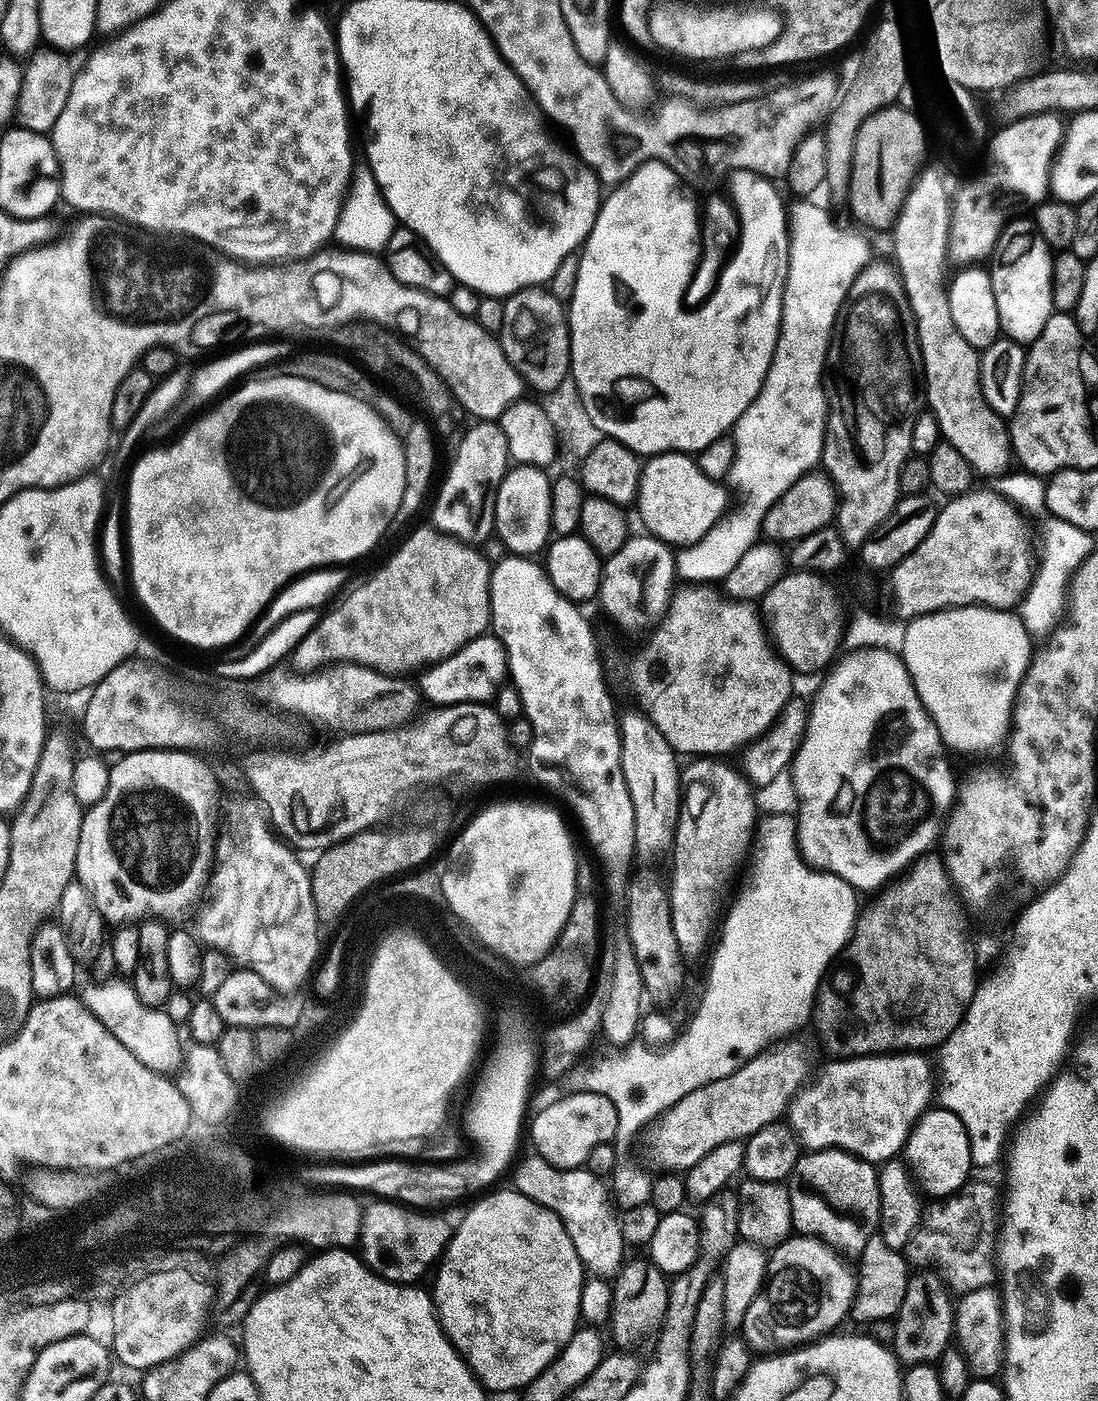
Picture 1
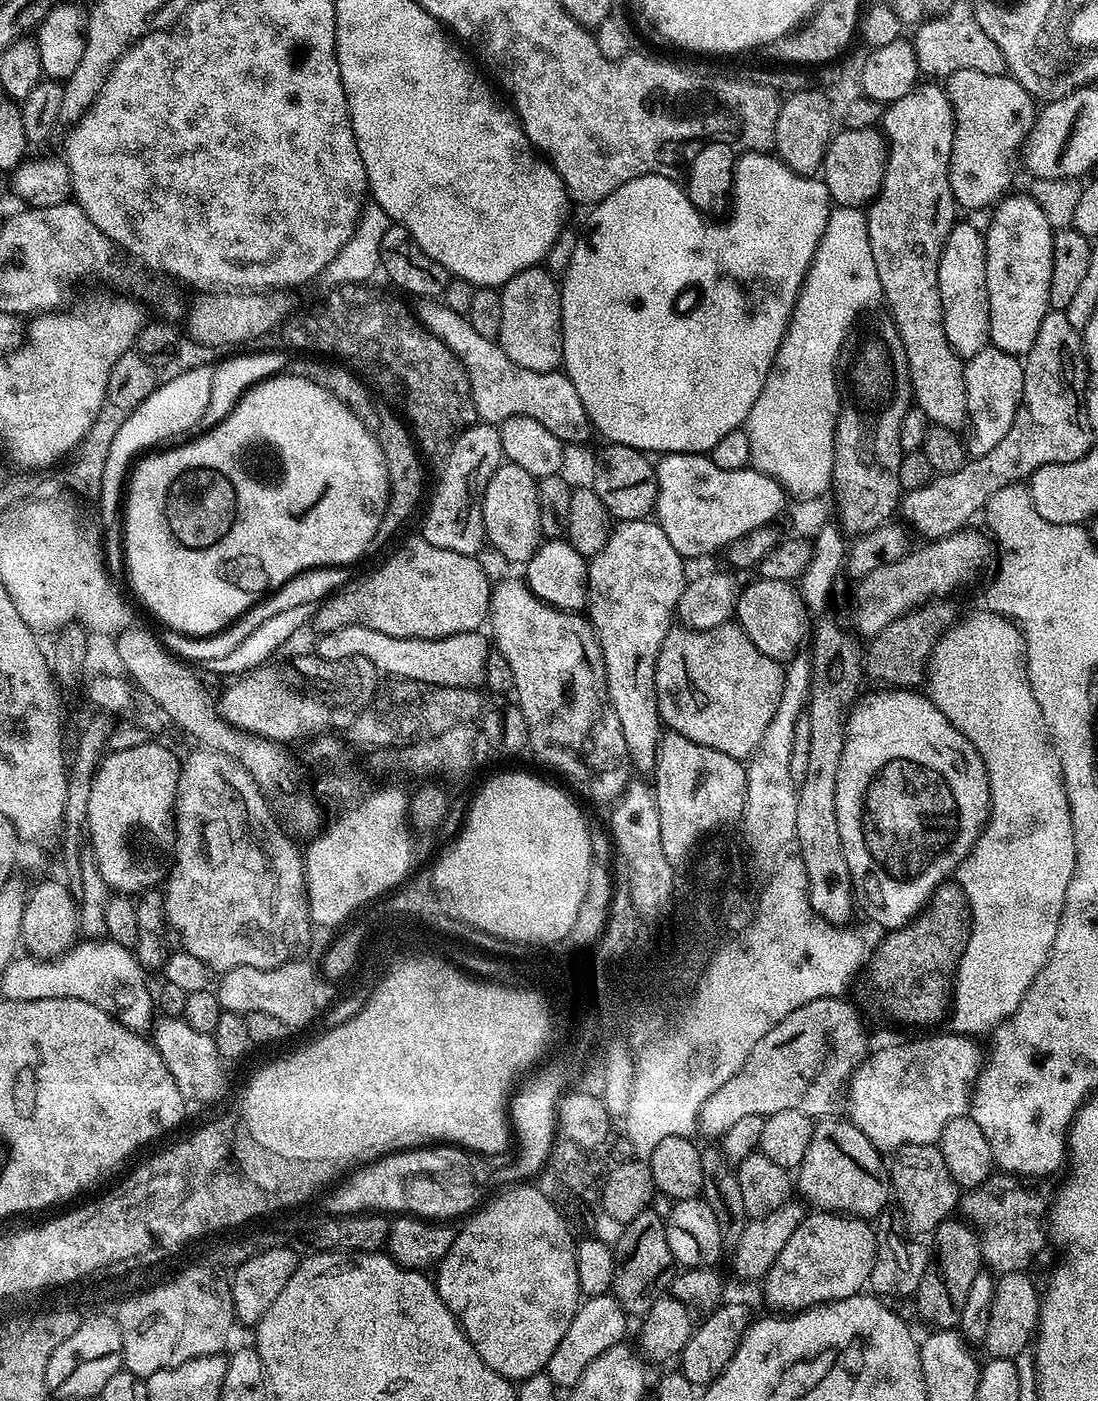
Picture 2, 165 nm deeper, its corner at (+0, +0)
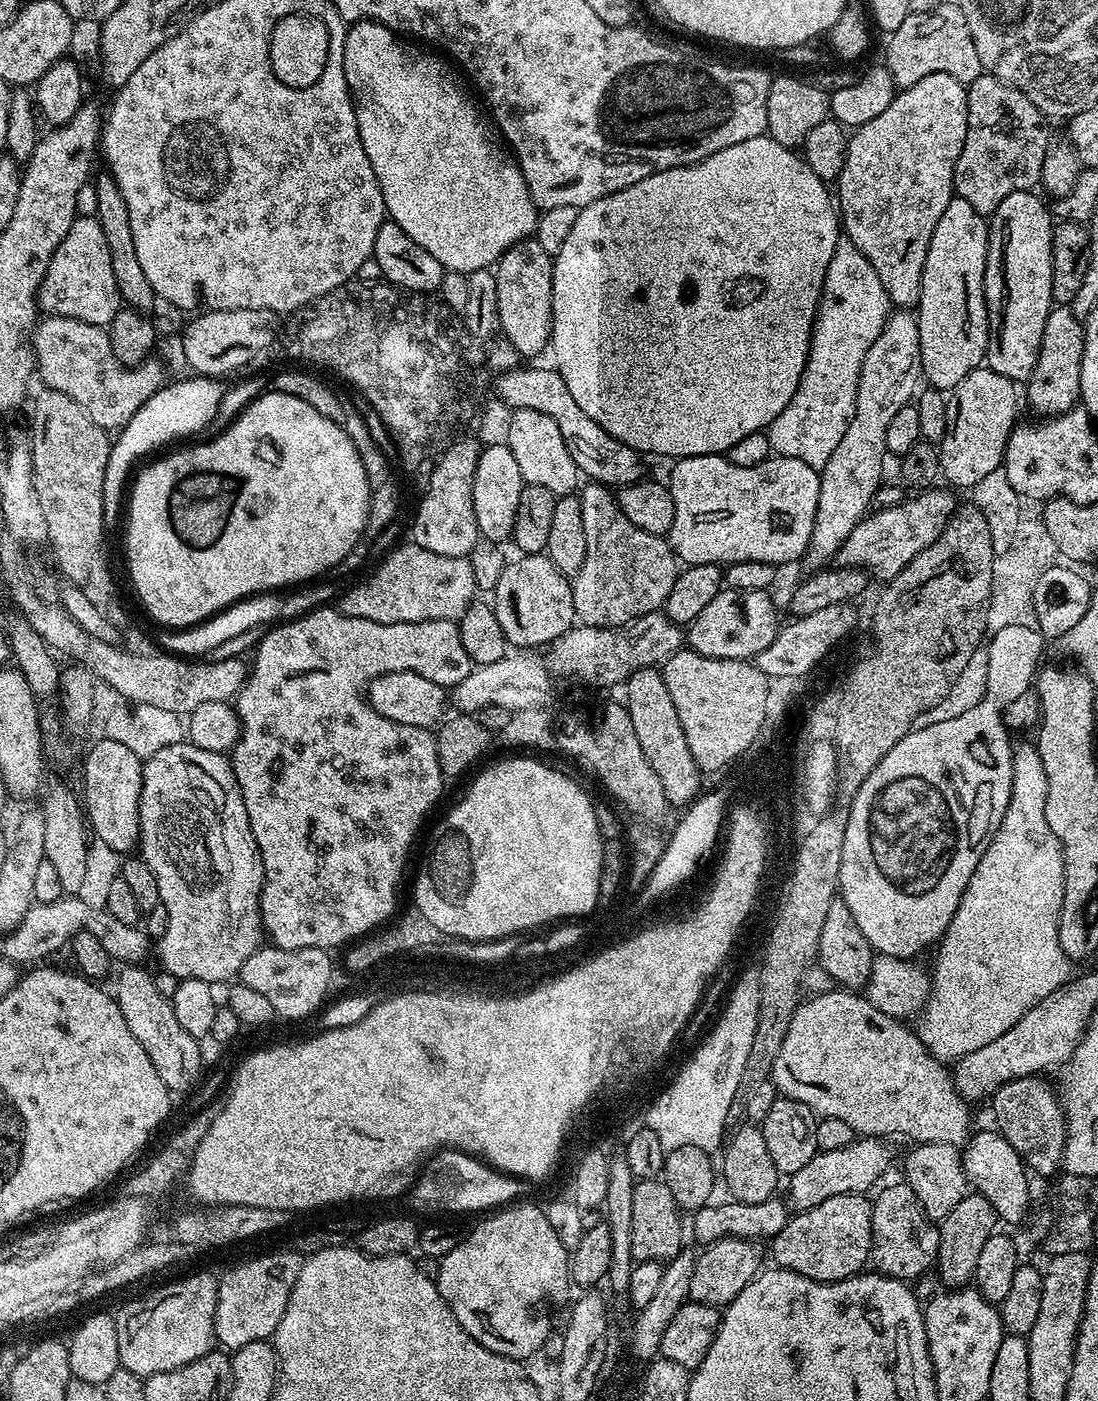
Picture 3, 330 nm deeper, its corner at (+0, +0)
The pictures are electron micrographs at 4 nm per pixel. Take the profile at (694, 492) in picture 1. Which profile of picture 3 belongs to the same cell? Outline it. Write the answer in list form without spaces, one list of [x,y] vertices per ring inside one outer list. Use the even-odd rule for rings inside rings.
[[[723,455],[685,456],[677,459],[672,473],[666,477],[674,498],[674,522],[670,533],[670,547],[685,565],[727,565],[737,560],[753,560],[783,566],[791,560],[799,561],[814,530],[818,510],[820,472],[806,466],[798,458],[773,455],[753,468],[734,466]]]

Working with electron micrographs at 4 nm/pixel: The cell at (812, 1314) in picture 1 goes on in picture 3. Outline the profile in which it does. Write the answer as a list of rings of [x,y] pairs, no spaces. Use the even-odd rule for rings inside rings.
[[[860,1194],[831,1196],[818,1202],[818,1206],[796,1212],[788,1224],[771,1237],[775,1267],[797,1272],[822,1284],[857,1275],[869,1263],[872,1250],[872,1205],[864,1199]]]

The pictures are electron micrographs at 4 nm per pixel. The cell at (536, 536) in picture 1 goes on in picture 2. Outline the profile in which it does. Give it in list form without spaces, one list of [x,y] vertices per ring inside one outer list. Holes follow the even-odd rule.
[[[504,462],[490,478],[482,498],[482,518],[487,543],[502,550],[502,554],[506,554],[506,558],[516,566],[527,565],[528,559],[542,543],[536,482],[537,477],[526,474],[522,466]]]

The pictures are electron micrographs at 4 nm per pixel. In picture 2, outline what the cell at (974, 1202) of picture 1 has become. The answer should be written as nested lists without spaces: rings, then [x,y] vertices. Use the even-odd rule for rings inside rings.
[[[993,1174],[988,1177],[987,1180],[983,1180],[977,1188],[969,1188],[967,1191],[963,1193],[962,1199],[959,1201],[959,1211],[962,1213],[963,1219],[967,1221],[969,1225],[978,1233],[980,1238],[980,1254],[983,1260],[983,1263],[987,1265],[989,1269],[993,1273],[1003,1274],[1005,1272],[1022,1272],[1025,1271],[1029,1266],[1028,1263],[1031,1262],[1032,1259],[1035,1258],[1036,1255],[1039,1254],[1040,1251],[1044,1248],[1044,1243],[1049,1243],[1050,1240],[1050,1232],[1046,1227],[1046,1200],[1044,1204],[1044,1200],[1039,1196],[1038,1193],[1035,1192],[1032,1188],[1027,1188],[1025,1181],[1023,1179],[1017,1178],[1011,1174]]]

